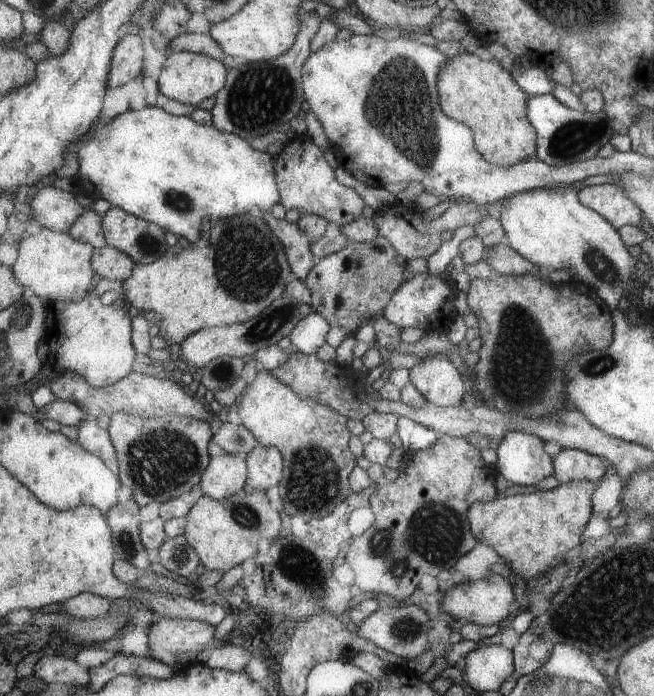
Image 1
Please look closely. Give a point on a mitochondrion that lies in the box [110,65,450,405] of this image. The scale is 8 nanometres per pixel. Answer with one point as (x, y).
(247, 261)

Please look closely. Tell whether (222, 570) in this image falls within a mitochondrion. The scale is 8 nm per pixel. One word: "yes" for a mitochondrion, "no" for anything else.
no

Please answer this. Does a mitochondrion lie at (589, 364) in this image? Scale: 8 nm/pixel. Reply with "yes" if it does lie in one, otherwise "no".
yes

